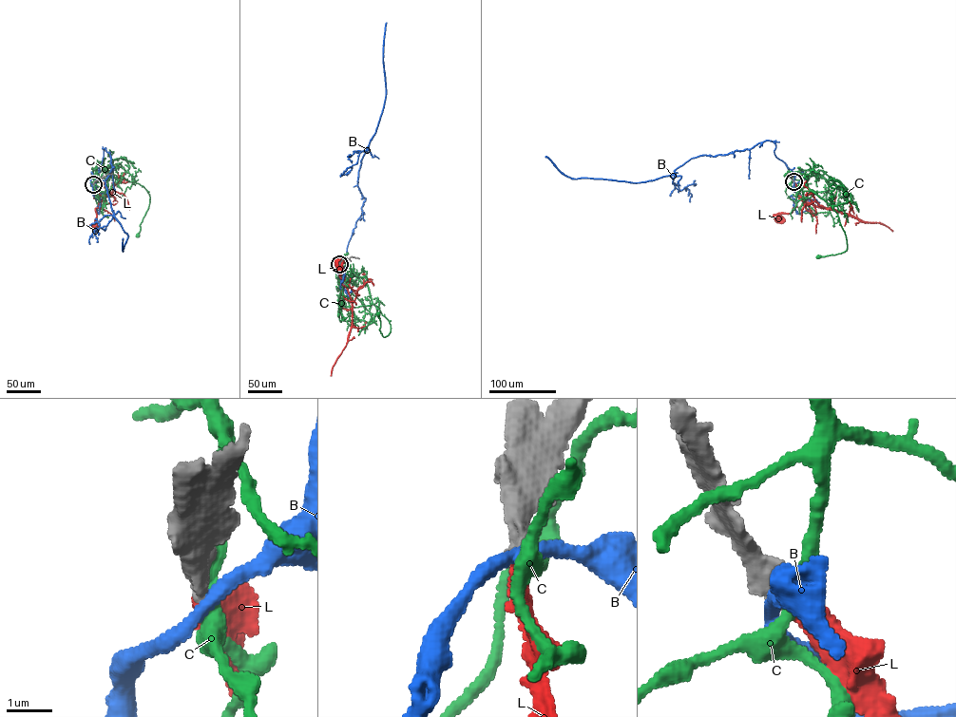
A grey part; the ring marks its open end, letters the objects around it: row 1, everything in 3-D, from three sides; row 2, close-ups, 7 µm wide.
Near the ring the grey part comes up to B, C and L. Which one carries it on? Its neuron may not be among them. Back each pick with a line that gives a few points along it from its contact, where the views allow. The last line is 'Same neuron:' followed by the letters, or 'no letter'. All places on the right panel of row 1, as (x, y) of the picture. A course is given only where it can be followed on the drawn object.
L: course (793, 181), (797, 193), (806, 202), (776, 217)
Same neuron: L

